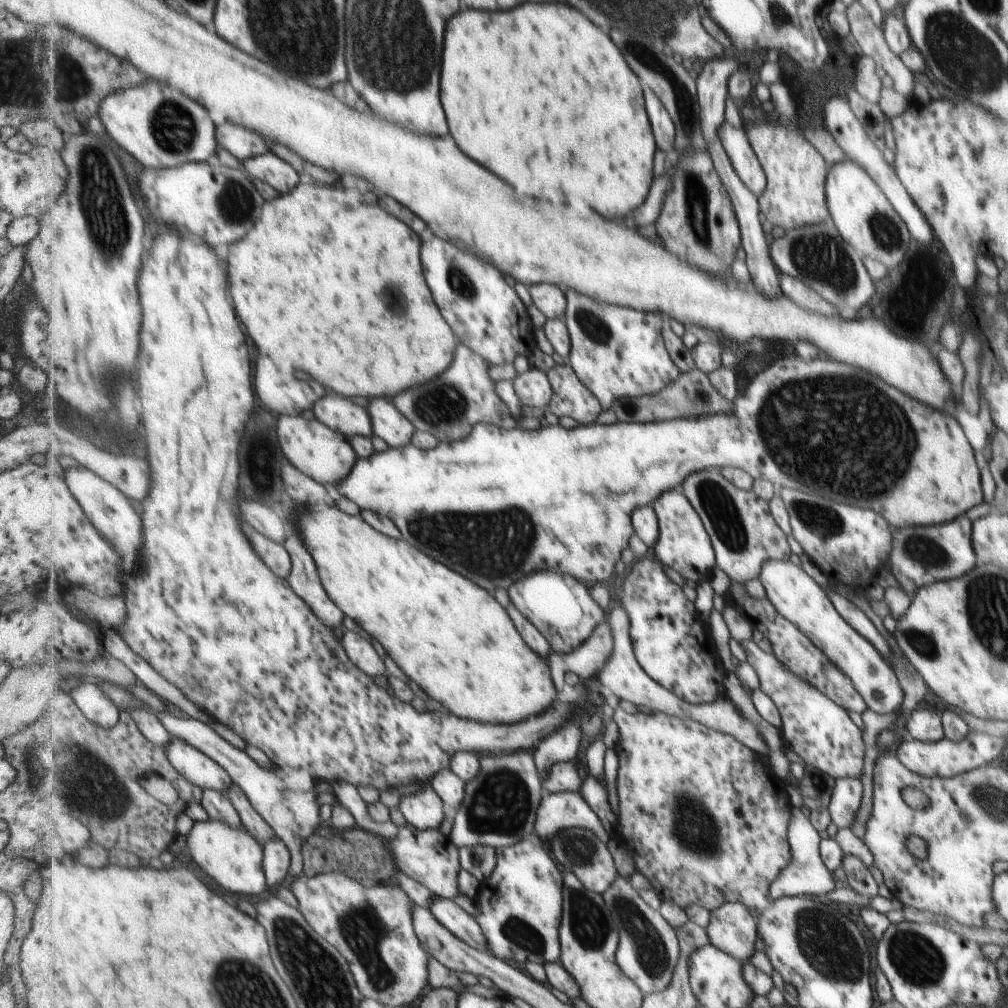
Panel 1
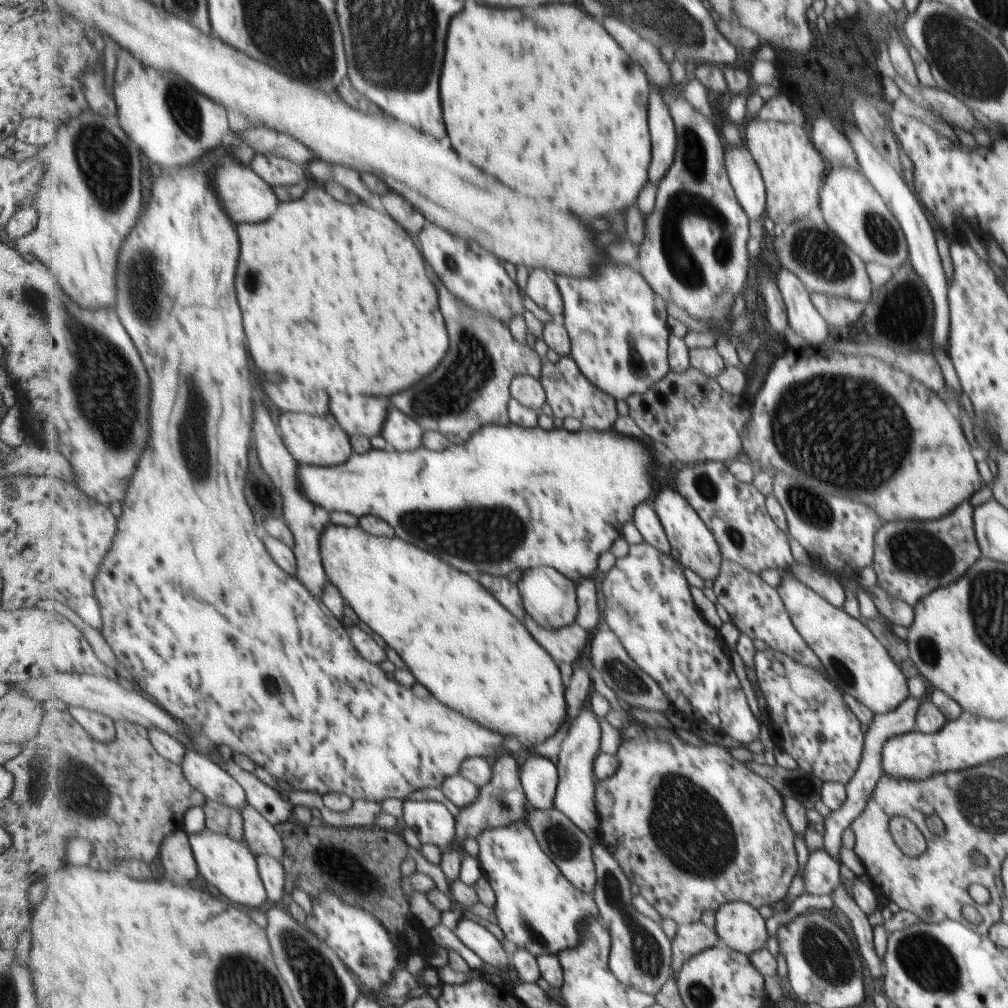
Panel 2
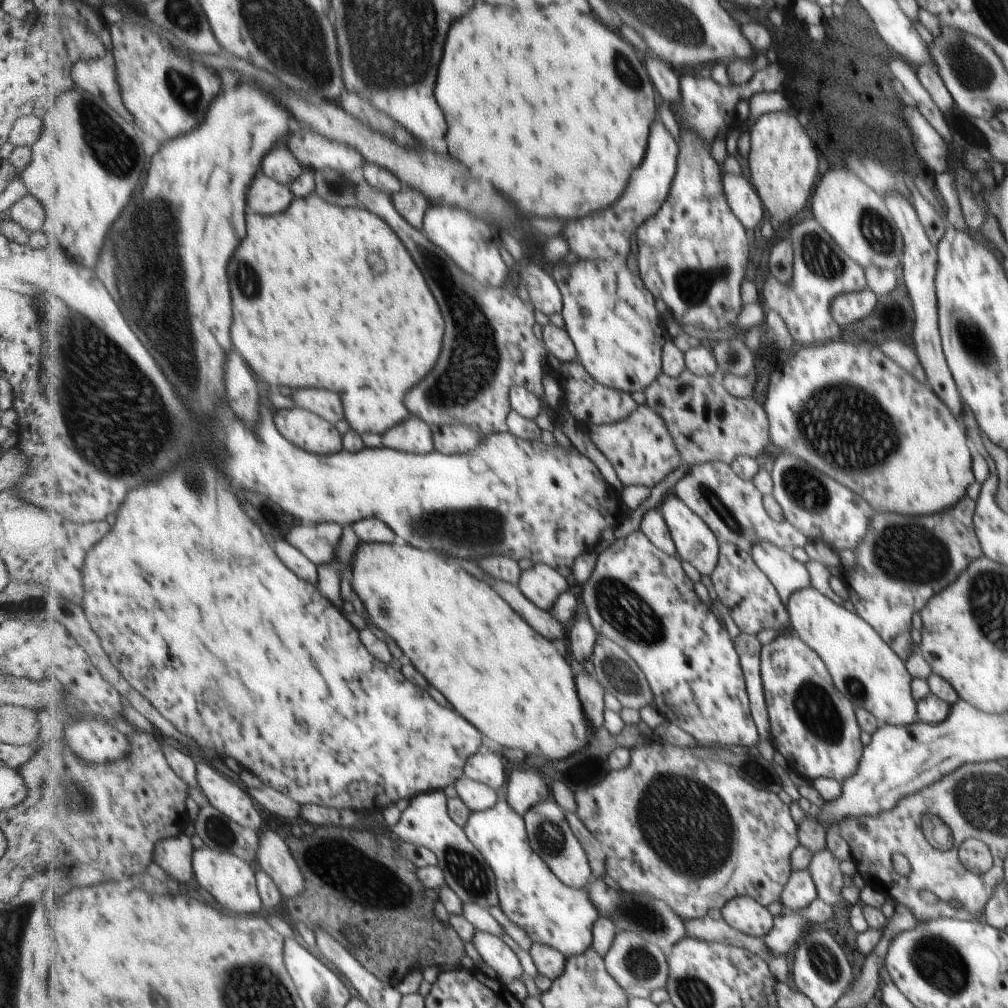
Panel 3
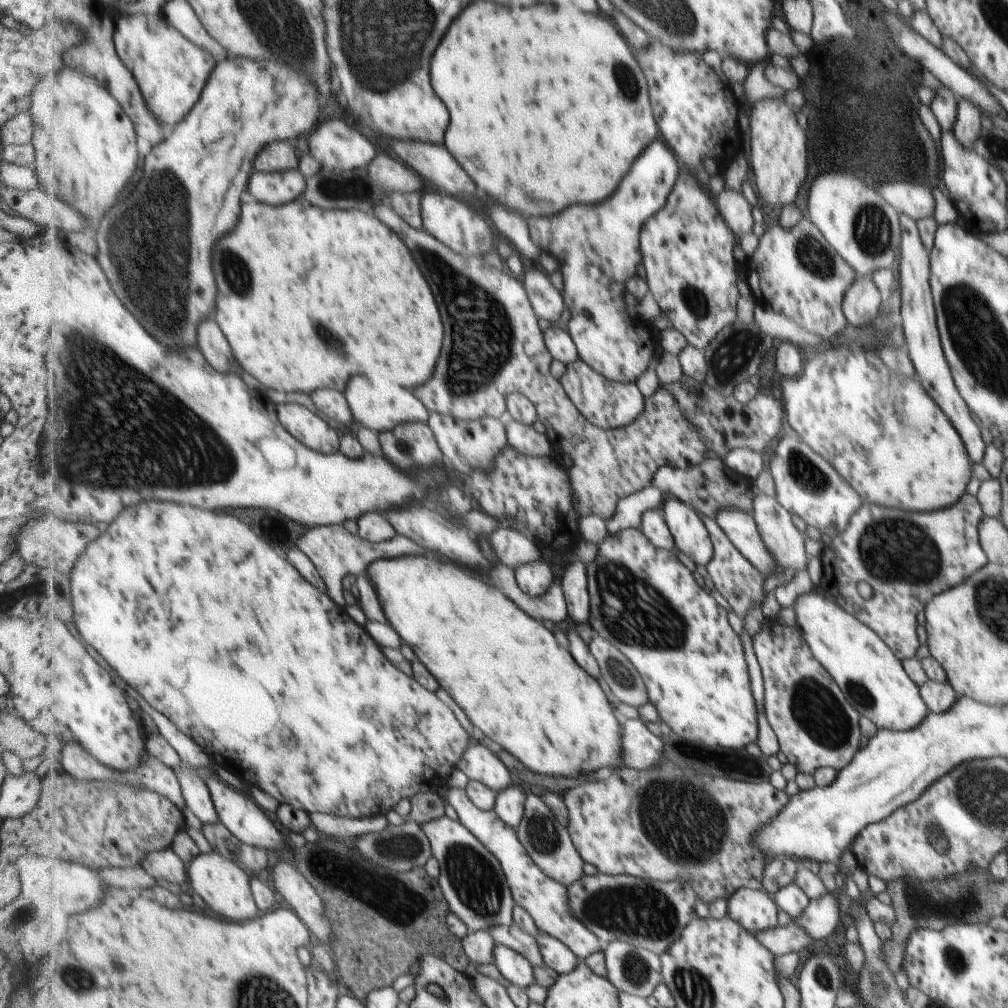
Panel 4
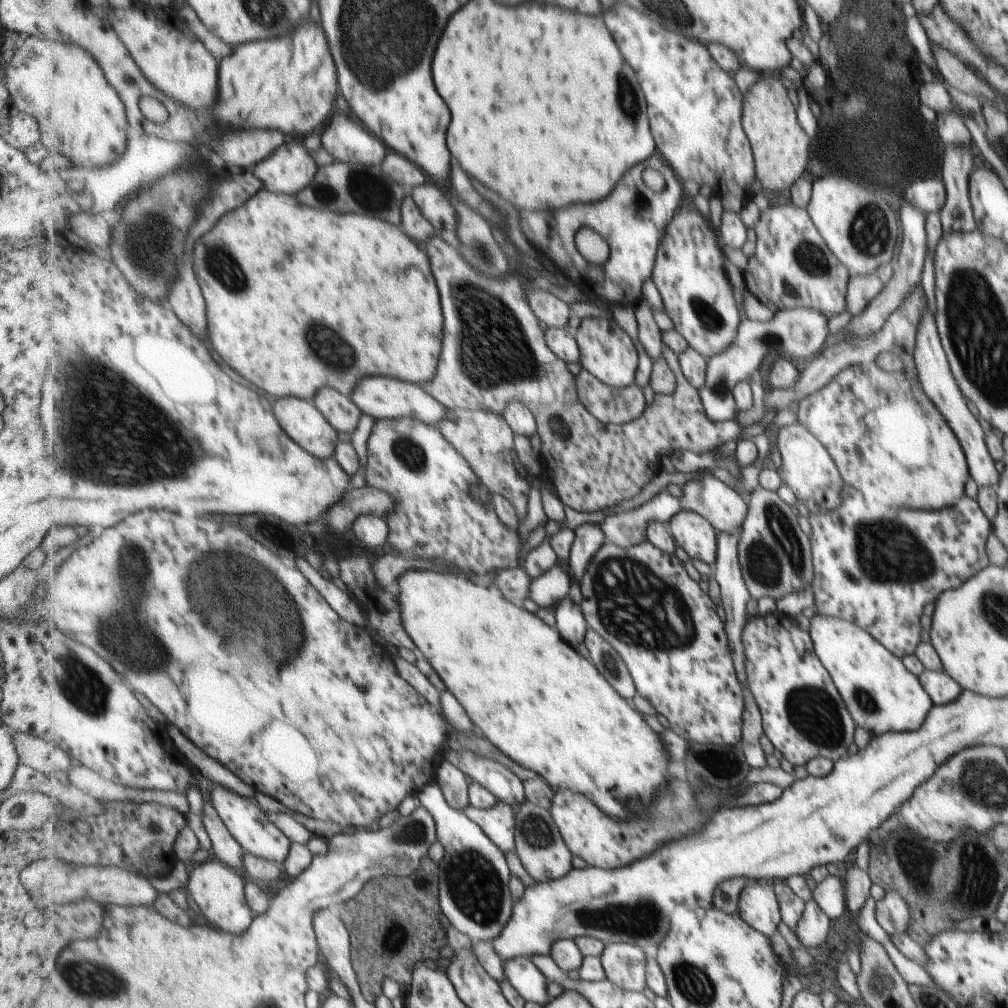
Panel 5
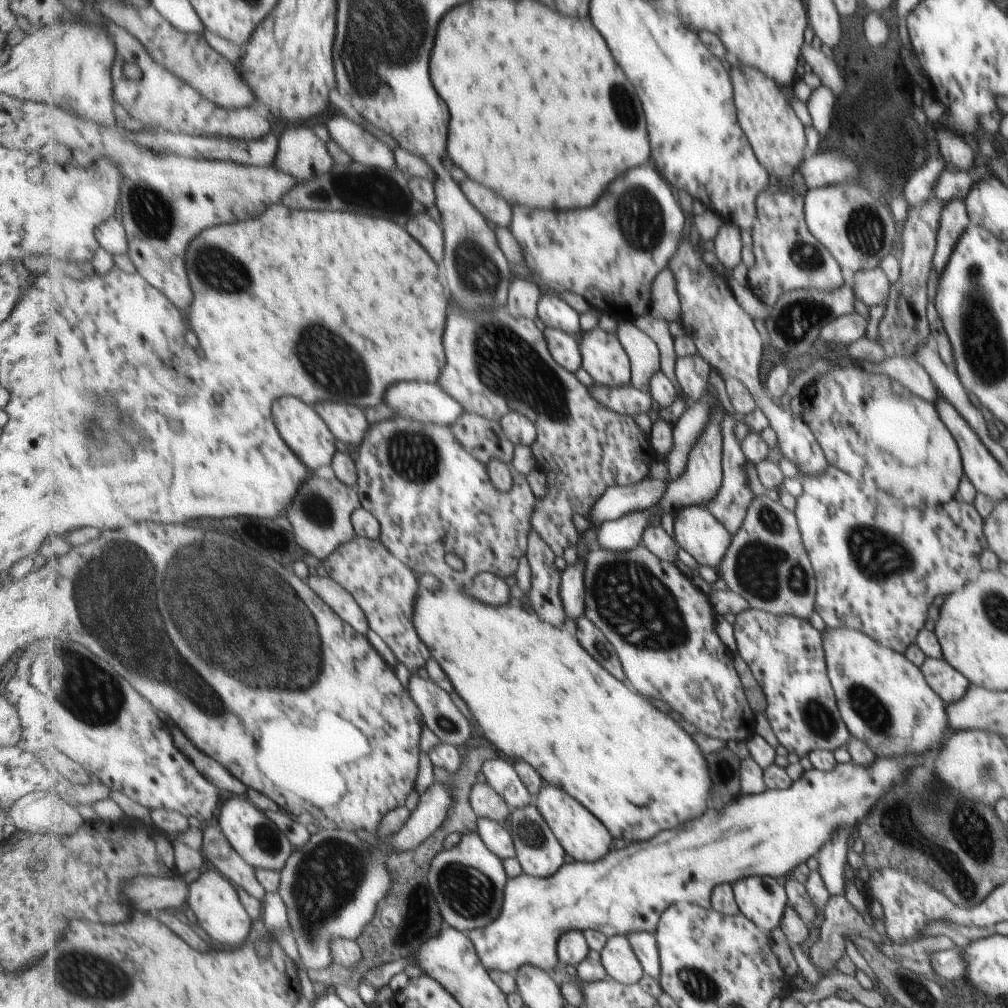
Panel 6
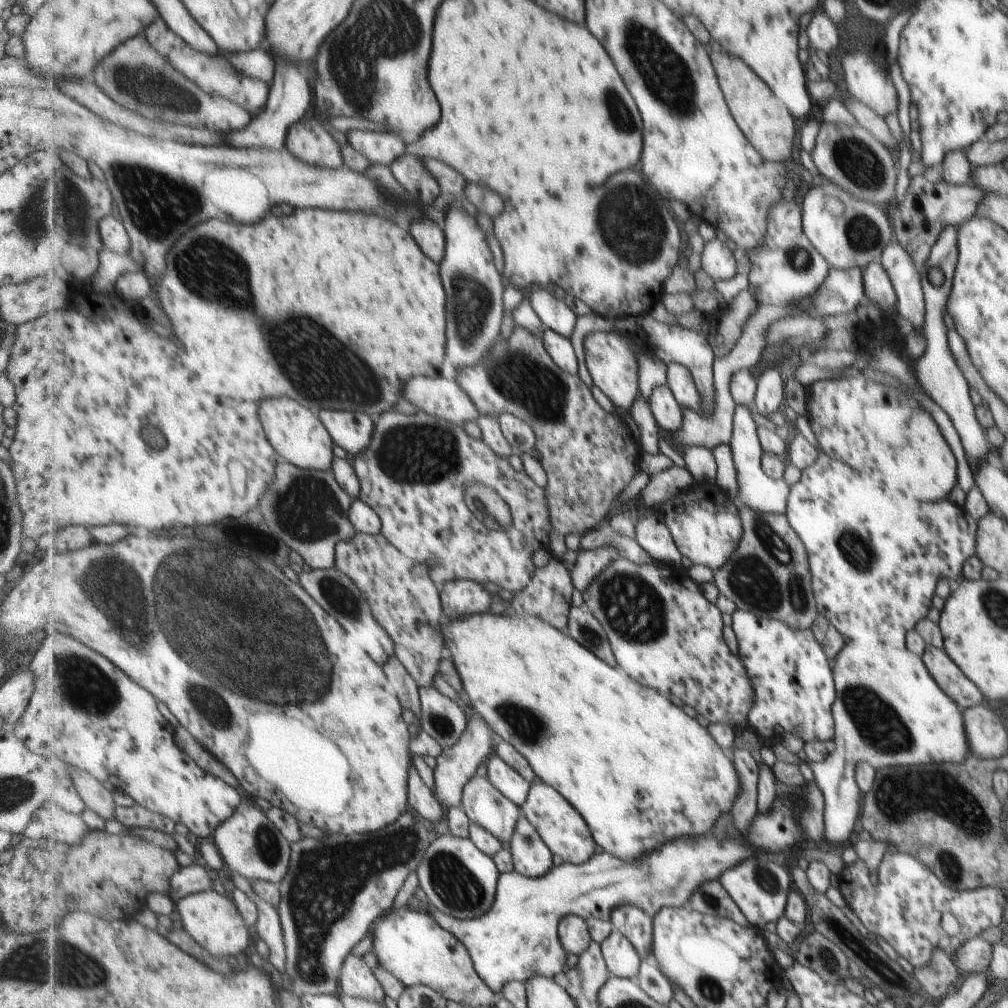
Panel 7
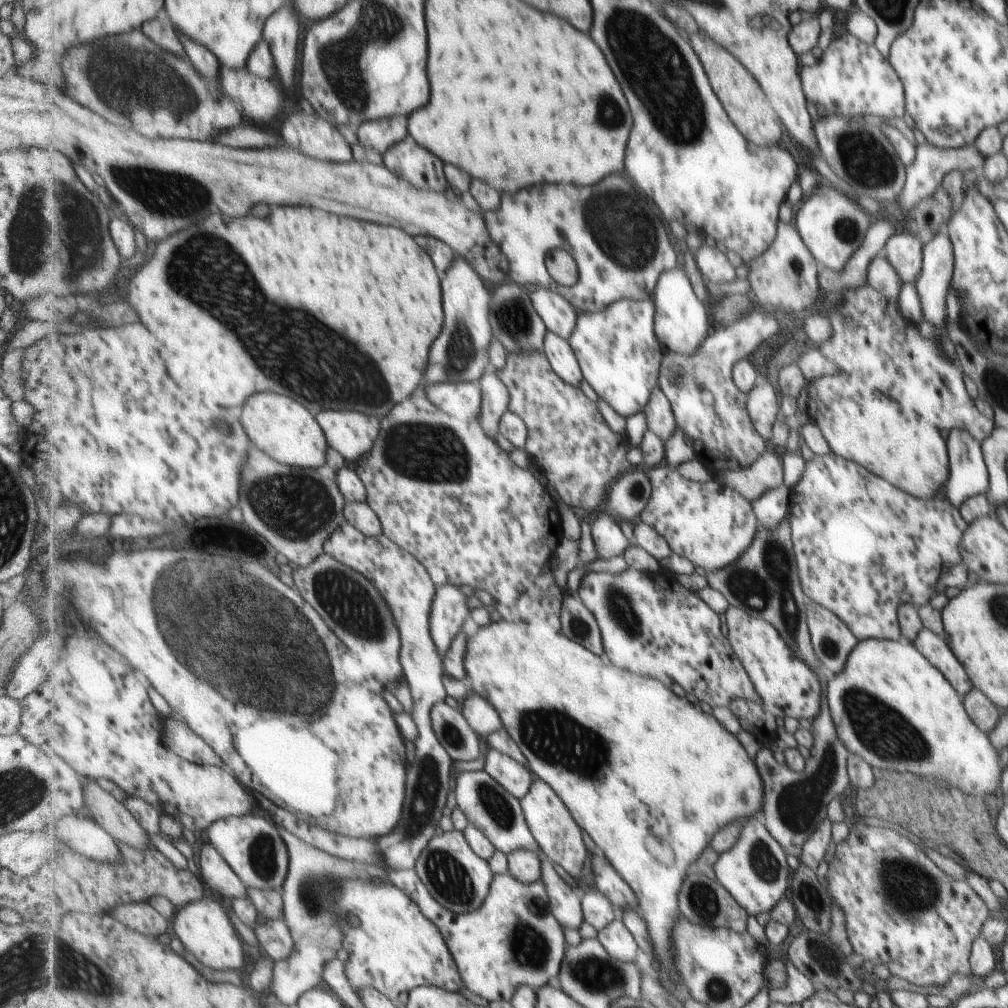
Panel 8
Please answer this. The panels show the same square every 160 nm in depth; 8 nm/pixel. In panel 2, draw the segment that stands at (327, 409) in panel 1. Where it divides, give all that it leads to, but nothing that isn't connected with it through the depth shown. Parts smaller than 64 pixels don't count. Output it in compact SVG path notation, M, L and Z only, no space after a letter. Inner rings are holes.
M365 396L330 400L330 415L350 436L355 434L371 438L382 434L383 425L389 417L390 404L383 398Z

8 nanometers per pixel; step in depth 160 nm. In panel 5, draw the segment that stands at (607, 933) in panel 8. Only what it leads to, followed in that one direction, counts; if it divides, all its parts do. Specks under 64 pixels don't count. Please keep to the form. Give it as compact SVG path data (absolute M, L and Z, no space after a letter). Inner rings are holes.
M629 943L606 945L600 956L605 977L626 991L643 992L648 987L647 952Z

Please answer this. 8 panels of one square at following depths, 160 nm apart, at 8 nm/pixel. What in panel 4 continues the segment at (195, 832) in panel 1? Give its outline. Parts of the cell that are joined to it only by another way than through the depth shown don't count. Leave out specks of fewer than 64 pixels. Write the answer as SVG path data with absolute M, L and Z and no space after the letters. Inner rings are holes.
M220 852L201 853L188 868L188 889L195 890L199 900L205 900L217 914L235 922L243 922L257 917L257 906L253 891L253 875L238 862L225 858Z

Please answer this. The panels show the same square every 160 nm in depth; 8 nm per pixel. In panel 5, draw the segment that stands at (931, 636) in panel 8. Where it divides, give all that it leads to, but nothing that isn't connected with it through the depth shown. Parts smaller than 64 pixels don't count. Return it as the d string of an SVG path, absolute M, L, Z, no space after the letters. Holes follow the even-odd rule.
M924 671L918 676L923 692L929 697L933 706L953 702L963 690L947 673L941 671Z

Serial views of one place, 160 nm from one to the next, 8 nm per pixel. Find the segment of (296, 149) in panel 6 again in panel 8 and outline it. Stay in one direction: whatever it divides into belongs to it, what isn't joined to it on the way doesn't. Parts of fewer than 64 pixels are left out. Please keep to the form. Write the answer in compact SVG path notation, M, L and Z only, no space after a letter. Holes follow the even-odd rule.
M289 112L282 120L283 138L307 156L338 163L353 161L353 149L330 119L305 112Z

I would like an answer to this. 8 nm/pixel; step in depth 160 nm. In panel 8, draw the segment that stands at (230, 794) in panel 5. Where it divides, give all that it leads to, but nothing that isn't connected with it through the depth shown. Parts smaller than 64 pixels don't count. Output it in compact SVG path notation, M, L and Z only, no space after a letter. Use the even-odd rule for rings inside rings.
M255 811L217 821L206 836L247 886L281 890L290 870L290 853L279 827L267 814Z

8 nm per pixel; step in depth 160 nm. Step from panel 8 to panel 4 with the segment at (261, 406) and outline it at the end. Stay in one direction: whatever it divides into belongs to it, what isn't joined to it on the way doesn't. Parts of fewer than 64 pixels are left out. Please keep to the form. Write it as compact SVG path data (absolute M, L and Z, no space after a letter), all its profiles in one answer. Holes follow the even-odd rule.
M279 404L279 418L295 438L313 450L333 454L340 451L340 431L327 420L299 404Z

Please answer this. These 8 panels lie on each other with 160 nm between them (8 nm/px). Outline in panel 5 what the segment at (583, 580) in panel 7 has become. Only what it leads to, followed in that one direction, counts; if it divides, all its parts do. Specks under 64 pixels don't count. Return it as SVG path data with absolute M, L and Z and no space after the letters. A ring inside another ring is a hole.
M569 598L563 599L557 604L554 616L559 632L563 634L563 638L567 638L567 642L571 642L573 646L585 642L588 622L579 606L575 606Z

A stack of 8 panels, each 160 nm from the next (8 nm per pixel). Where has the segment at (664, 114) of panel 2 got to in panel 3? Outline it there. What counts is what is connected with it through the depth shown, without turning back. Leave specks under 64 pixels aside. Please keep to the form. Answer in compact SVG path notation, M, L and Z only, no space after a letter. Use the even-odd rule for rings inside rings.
M663 120L655 121L651 129L651 140L647 149L643 166L639 170L635 170L635 174L631 176L631 184L627 188L627 192L623 194L623 198L607 212L597 212L591 214L587 218L581 218L577 222L577 226L567 226L565 236L569 238L569 244L573 250L577 250L583 258L583 246L589 258L597 260L601 258L601 248L611 248L611 254L607 252L609 258L613 258L613 254L621 256L623 260L629 256L631 250L631 238L635 234L635 230L653 214L659 212L659 208L669 196L671 185L678 172L678 156L680 153L680 144L678 140L671 136L671 132L667 130L667 126L663 124Z

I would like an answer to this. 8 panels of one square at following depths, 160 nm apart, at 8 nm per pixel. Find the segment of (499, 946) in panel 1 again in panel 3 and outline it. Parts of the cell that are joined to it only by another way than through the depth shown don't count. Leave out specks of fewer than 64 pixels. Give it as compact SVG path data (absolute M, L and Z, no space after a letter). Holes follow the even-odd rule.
M506 798L486 811L471 811L466 830L471 842L483 853L494 870L498 883L501 910L517 926L528 932L533 944L547 945L561 951L568 957L586 953L594 944L594 924L600 917L598 906L592 901L588 886L582 889L567 886L543 860L542 855L531 846L526 819L519 814Z

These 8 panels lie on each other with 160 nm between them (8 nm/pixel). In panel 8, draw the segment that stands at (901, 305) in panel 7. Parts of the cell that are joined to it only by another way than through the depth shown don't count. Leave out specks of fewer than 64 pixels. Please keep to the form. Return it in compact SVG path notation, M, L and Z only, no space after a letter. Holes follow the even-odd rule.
M905 231L892 234L884 244L882 255L889 260L903 284L914 284L921 272L921 240Z

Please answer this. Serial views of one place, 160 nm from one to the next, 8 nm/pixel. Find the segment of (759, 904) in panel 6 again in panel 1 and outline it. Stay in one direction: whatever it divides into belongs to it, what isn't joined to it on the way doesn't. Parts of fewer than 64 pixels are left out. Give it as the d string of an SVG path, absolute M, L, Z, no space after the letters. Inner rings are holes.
M726 902L717 909L709 911L705 932L709 935L709 943L743 963L749 959L749 956L752 956L751 952L755 944L755 925L757 924L753 924L753 918L749 916L744 903Z

